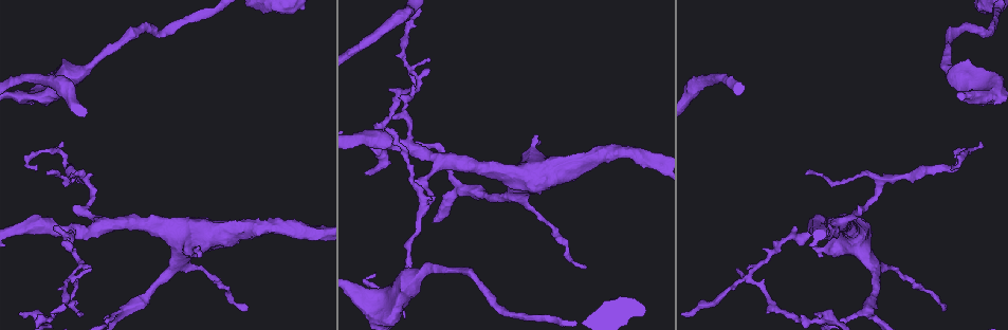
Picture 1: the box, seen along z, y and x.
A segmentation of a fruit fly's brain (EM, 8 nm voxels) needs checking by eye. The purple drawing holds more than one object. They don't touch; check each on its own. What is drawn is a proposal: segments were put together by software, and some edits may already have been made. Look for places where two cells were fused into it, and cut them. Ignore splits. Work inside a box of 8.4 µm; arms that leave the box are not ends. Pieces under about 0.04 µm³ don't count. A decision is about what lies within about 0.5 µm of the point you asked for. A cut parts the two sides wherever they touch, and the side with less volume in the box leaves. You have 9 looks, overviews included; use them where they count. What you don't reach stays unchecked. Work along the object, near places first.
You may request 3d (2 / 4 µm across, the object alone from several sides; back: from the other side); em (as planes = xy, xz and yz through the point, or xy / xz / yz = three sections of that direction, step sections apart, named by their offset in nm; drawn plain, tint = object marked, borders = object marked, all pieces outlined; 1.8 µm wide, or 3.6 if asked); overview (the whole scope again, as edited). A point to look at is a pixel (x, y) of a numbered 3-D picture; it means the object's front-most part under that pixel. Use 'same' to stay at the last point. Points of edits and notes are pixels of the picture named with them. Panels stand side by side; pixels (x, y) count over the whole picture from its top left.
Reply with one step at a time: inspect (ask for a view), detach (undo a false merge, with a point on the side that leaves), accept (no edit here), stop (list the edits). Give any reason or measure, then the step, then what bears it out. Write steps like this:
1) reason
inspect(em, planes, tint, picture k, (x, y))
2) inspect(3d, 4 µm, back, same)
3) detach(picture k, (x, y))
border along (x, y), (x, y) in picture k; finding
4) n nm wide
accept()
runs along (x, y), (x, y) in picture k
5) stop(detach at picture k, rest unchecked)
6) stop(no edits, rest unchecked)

inspect(em, 3.6 µm, planes, borders, picture 1, (410, 144))

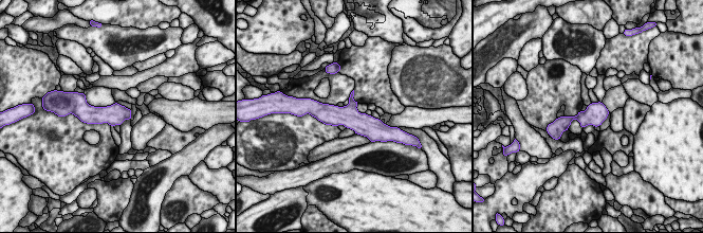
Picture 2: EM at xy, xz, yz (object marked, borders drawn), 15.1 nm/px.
320 nm wide
accept()
runs along (324, 113), (382, 126) in picture 2; all the same cell

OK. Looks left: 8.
three-way junction
inspect(3d, 2 µm, picture 1, (124, 311))

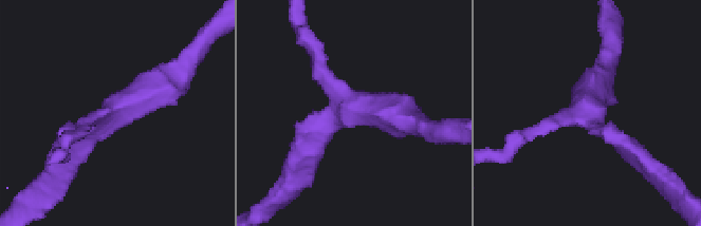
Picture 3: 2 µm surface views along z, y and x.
need the tissue
inspect(em, planes, tint, picture 3, (358, 111))

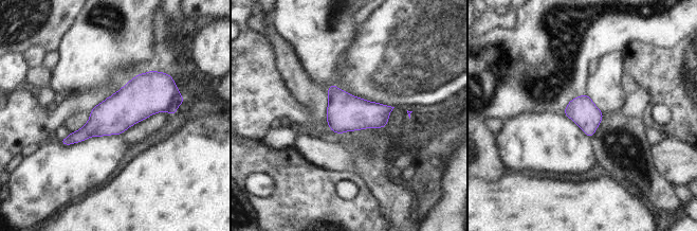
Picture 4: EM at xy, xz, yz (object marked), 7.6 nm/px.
accept()
runs along (175, 103), (132, 103), (65, 141) in picture 4; one cell here

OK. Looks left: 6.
arms part here
inspect(em, 3.6 µm, planes, tint, picture 1, (388, 304))

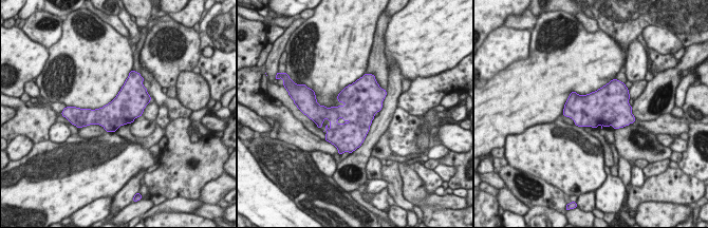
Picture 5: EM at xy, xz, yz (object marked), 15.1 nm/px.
460 nm wide
accept()
all the same cell

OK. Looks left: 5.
abrupt turn
inspect(3d, 4 µm, picture 1, (74, 278))

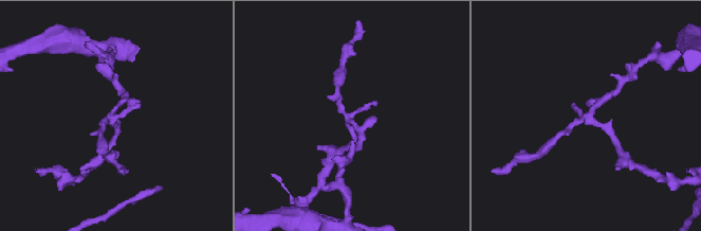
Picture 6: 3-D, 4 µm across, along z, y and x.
now the EM
inspect(em, xy, step 16, tint, picture 6, (348, 118))

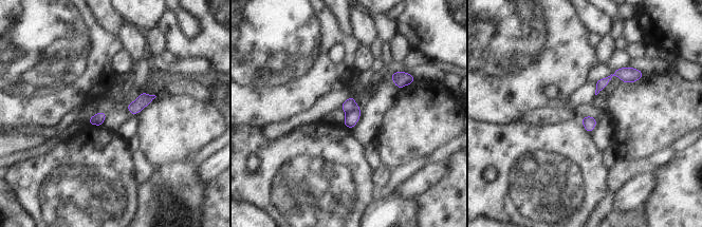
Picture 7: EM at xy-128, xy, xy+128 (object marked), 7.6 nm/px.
another direction
inspect(em, yz, step 16, tint, same)

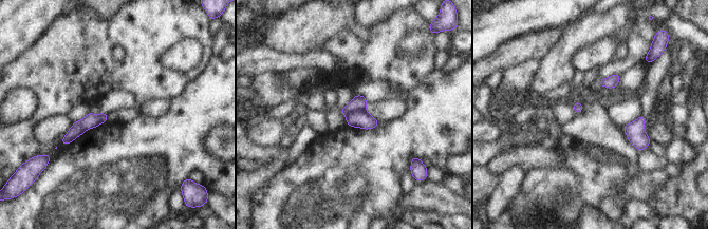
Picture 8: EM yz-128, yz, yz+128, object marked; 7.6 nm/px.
30 nm wide
detach(picture 8, (360, 118))
border along (365, 109), (351, 110), (345, 115) in picture 8; a second cell is stuck on

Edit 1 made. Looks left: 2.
stop(detach at picture 8, rest unchecked)

